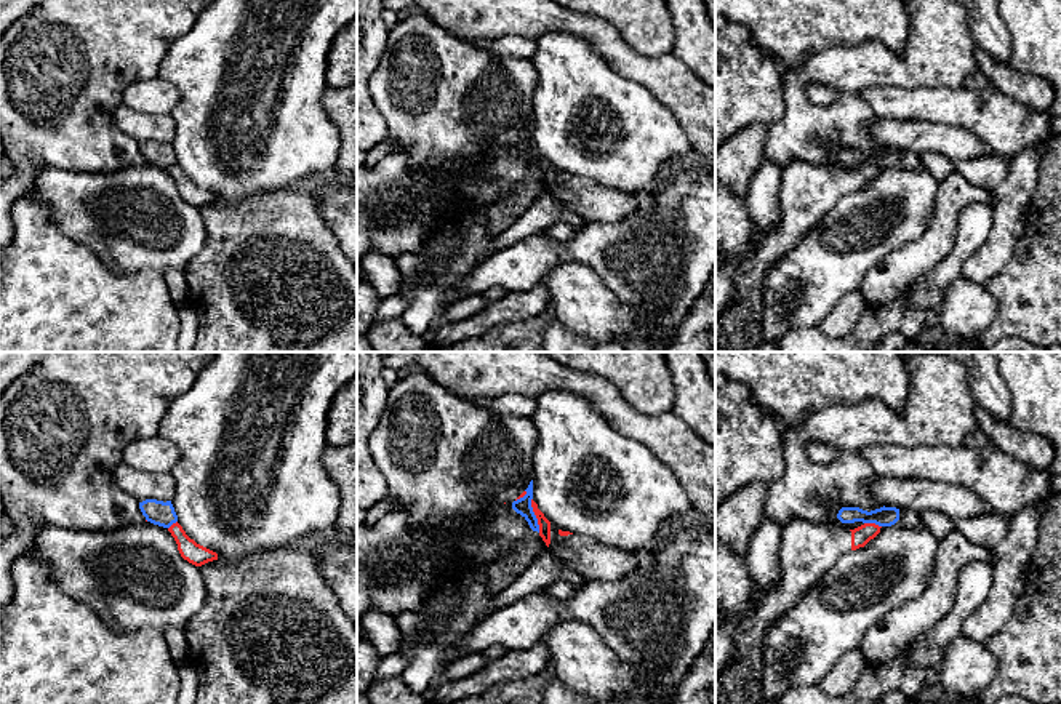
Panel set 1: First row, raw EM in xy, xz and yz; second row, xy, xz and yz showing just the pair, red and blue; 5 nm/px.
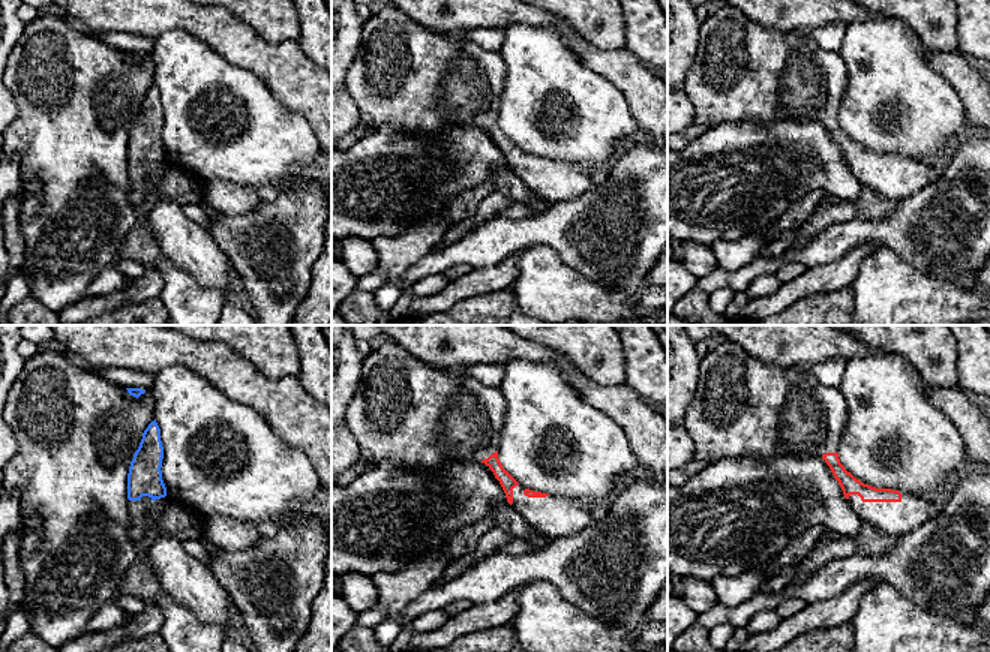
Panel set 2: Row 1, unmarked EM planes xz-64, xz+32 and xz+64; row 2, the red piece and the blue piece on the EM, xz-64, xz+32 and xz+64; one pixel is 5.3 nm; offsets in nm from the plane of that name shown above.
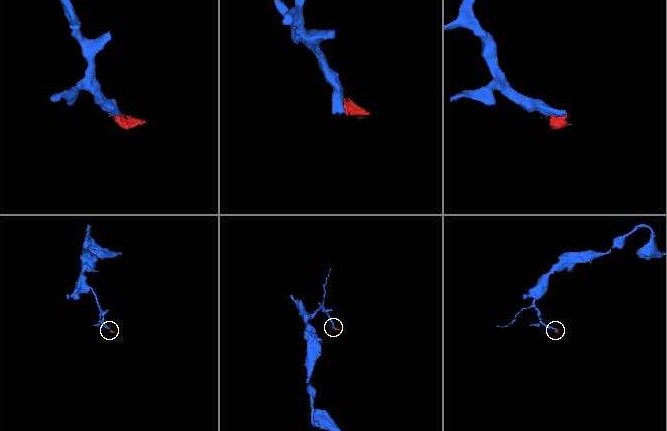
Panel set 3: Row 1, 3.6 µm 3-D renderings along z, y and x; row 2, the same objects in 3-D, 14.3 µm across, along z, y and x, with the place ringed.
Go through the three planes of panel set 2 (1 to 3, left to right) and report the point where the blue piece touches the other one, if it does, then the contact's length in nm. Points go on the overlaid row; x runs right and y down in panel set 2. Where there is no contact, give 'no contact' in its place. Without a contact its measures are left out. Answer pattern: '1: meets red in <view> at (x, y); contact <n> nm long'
1: no contact
2: no contact
3: no contact

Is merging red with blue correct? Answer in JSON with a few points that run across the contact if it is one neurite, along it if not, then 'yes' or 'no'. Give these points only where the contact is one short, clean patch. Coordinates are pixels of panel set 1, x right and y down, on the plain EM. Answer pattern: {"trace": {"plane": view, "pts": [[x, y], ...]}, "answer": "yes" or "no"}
{"trace": {"plane": "xz", "pts": [[532, 140], [532, 152], [540, 173]]}, "answer": "no"}

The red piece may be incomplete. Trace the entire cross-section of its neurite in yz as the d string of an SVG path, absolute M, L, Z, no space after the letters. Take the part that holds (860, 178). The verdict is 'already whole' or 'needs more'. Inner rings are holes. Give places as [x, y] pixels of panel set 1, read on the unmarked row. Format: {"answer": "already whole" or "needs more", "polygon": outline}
{"answer": "needs more", "polygon": "M792 162L781 170L781 219L770 232L754 229L747 254L733 270L733 301L719 312L720 352L778 352L763 338L762 310L767 270L792 250L847 194L864 189L880 174L879 166L855 171Z"}

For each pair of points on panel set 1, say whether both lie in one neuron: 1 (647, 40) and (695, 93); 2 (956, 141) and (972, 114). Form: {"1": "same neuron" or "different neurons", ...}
{"1": "different neurons", "2": "different neurons"}

